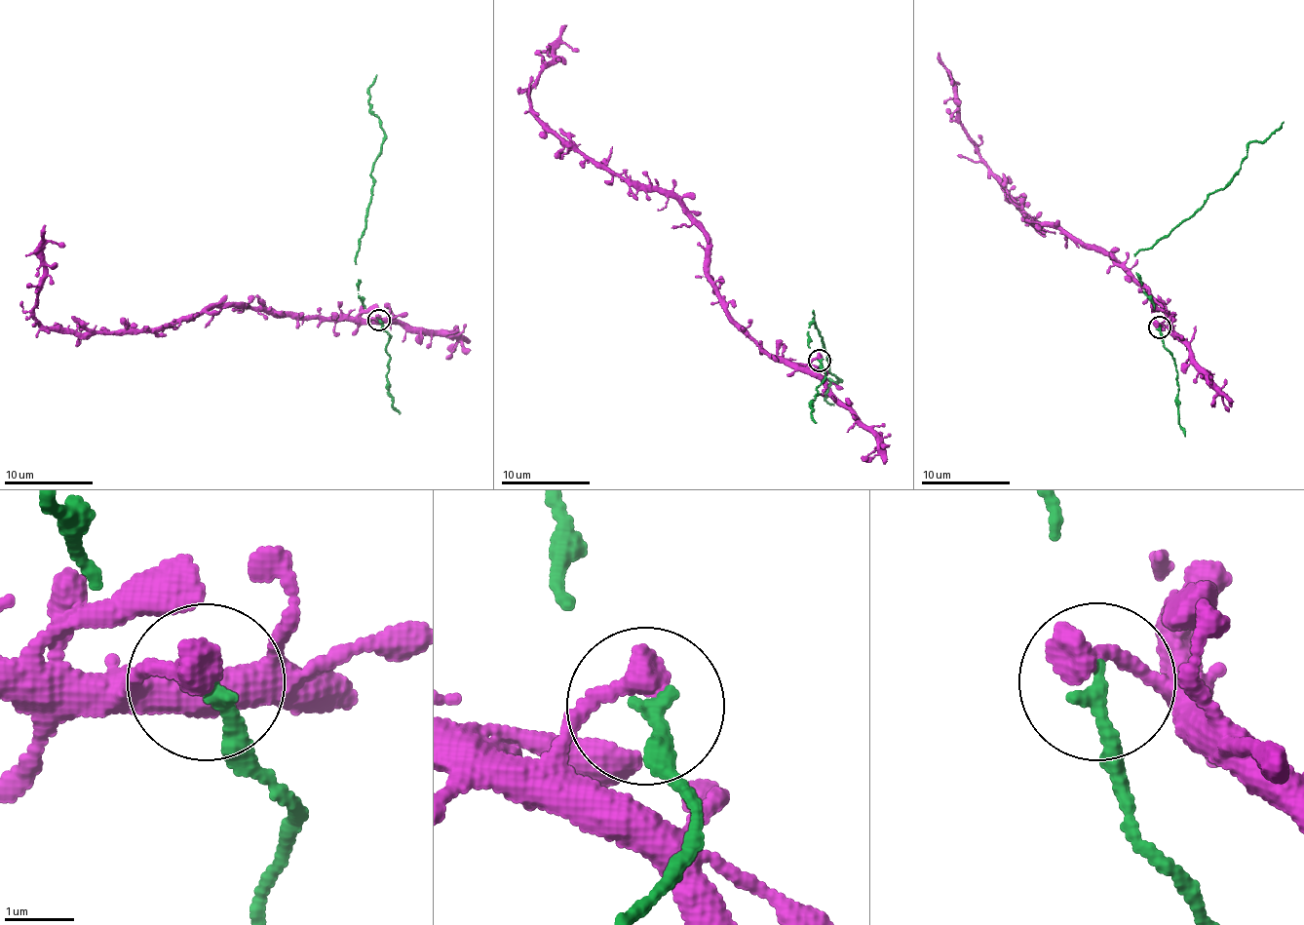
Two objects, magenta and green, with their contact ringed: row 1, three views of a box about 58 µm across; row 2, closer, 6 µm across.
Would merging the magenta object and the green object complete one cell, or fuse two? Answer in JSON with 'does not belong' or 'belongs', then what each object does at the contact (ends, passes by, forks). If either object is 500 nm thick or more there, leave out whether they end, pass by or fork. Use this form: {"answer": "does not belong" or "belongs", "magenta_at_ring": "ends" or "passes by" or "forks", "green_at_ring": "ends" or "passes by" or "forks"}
{"answer": "belongs", "magenta_at_ring": "ends", "green_at_ring": "ends"}

